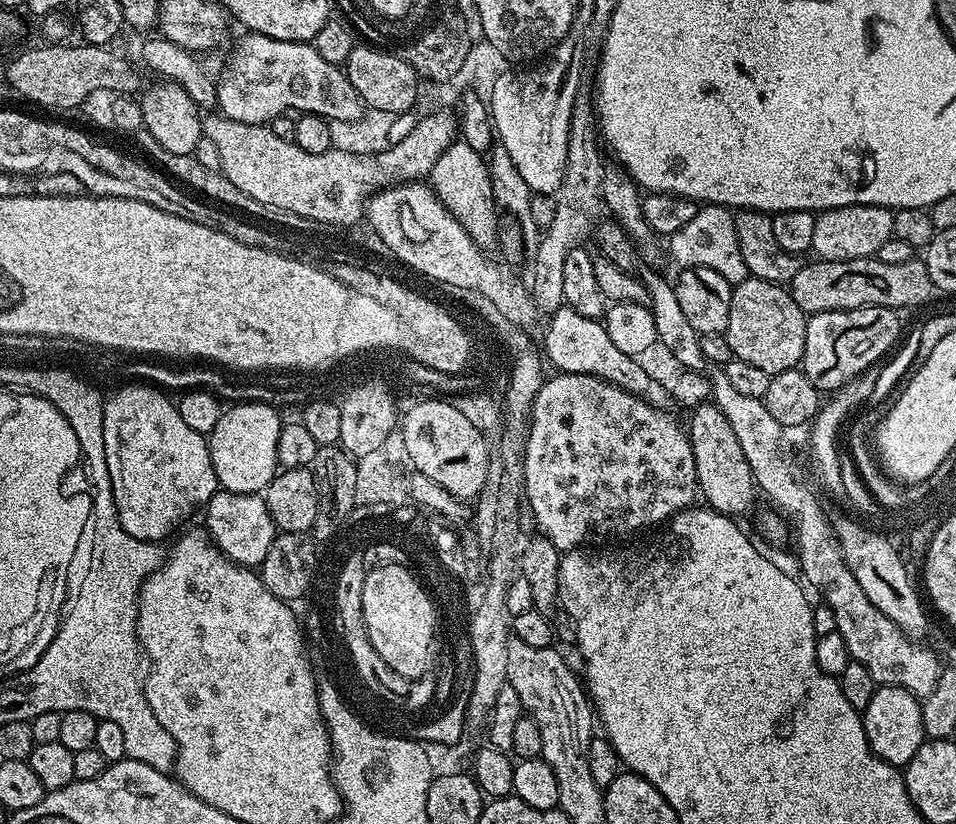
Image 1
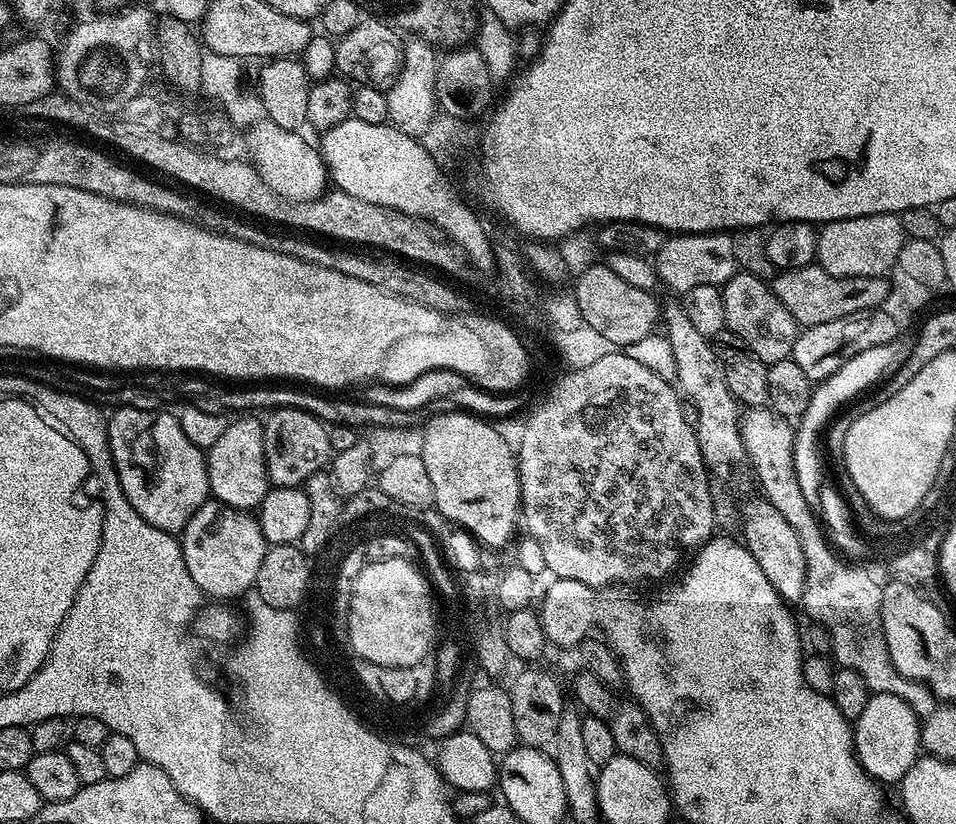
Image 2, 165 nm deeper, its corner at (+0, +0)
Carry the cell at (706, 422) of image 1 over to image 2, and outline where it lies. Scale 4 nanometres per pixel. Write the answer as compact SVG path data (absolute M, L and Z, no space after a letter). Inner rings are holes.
M763 498L752 500L744 508L744 517L739 517L740 528L744 531L742 543L748 552L758 562L762 574L774 586L781 598L789 605L796 606L803 601L806 590L806 554L802 554L802 542L794 531L794 526L770 506L770 502Z

